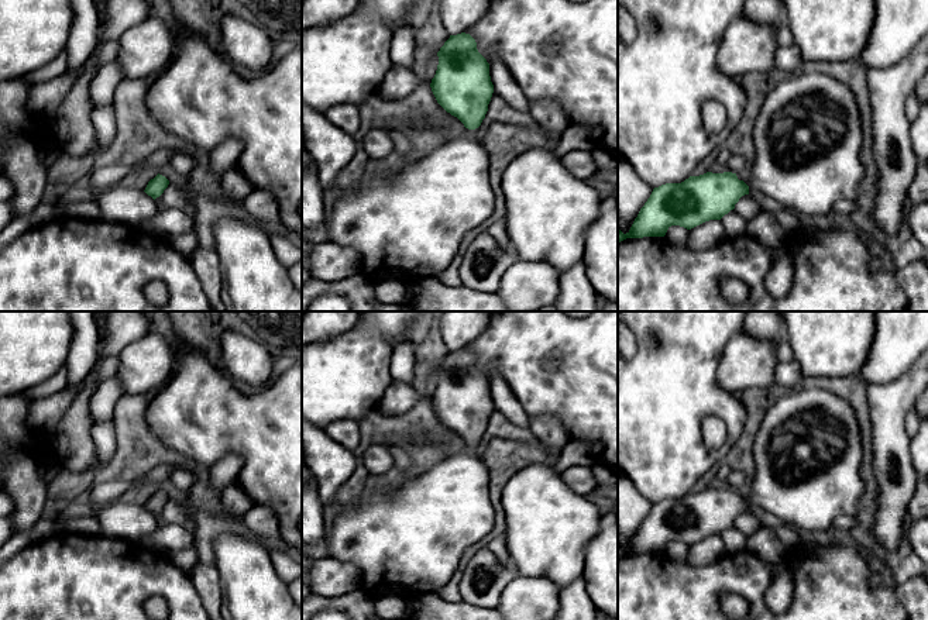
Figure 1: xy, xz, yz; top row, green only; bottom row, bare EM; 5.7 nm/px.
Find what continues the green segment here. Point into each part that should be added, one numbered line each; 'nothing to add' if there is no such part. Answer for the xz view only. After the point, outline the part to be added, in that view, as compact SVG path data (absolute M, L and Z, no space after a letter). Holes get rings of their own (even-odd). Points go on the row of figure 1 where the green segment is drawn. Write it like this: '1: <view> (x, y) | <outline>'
1: xz (416, 219) | M465 128L461 135L451 137L427 156L405 165L396 175L362 175L362 178L334 203L333 213L326 216L329 241L358 252L362 275L372 283L409 275L427 268L436 278L456 256L464 237L491 217L495 194L489 182L489 156L482 140L474 130Z

